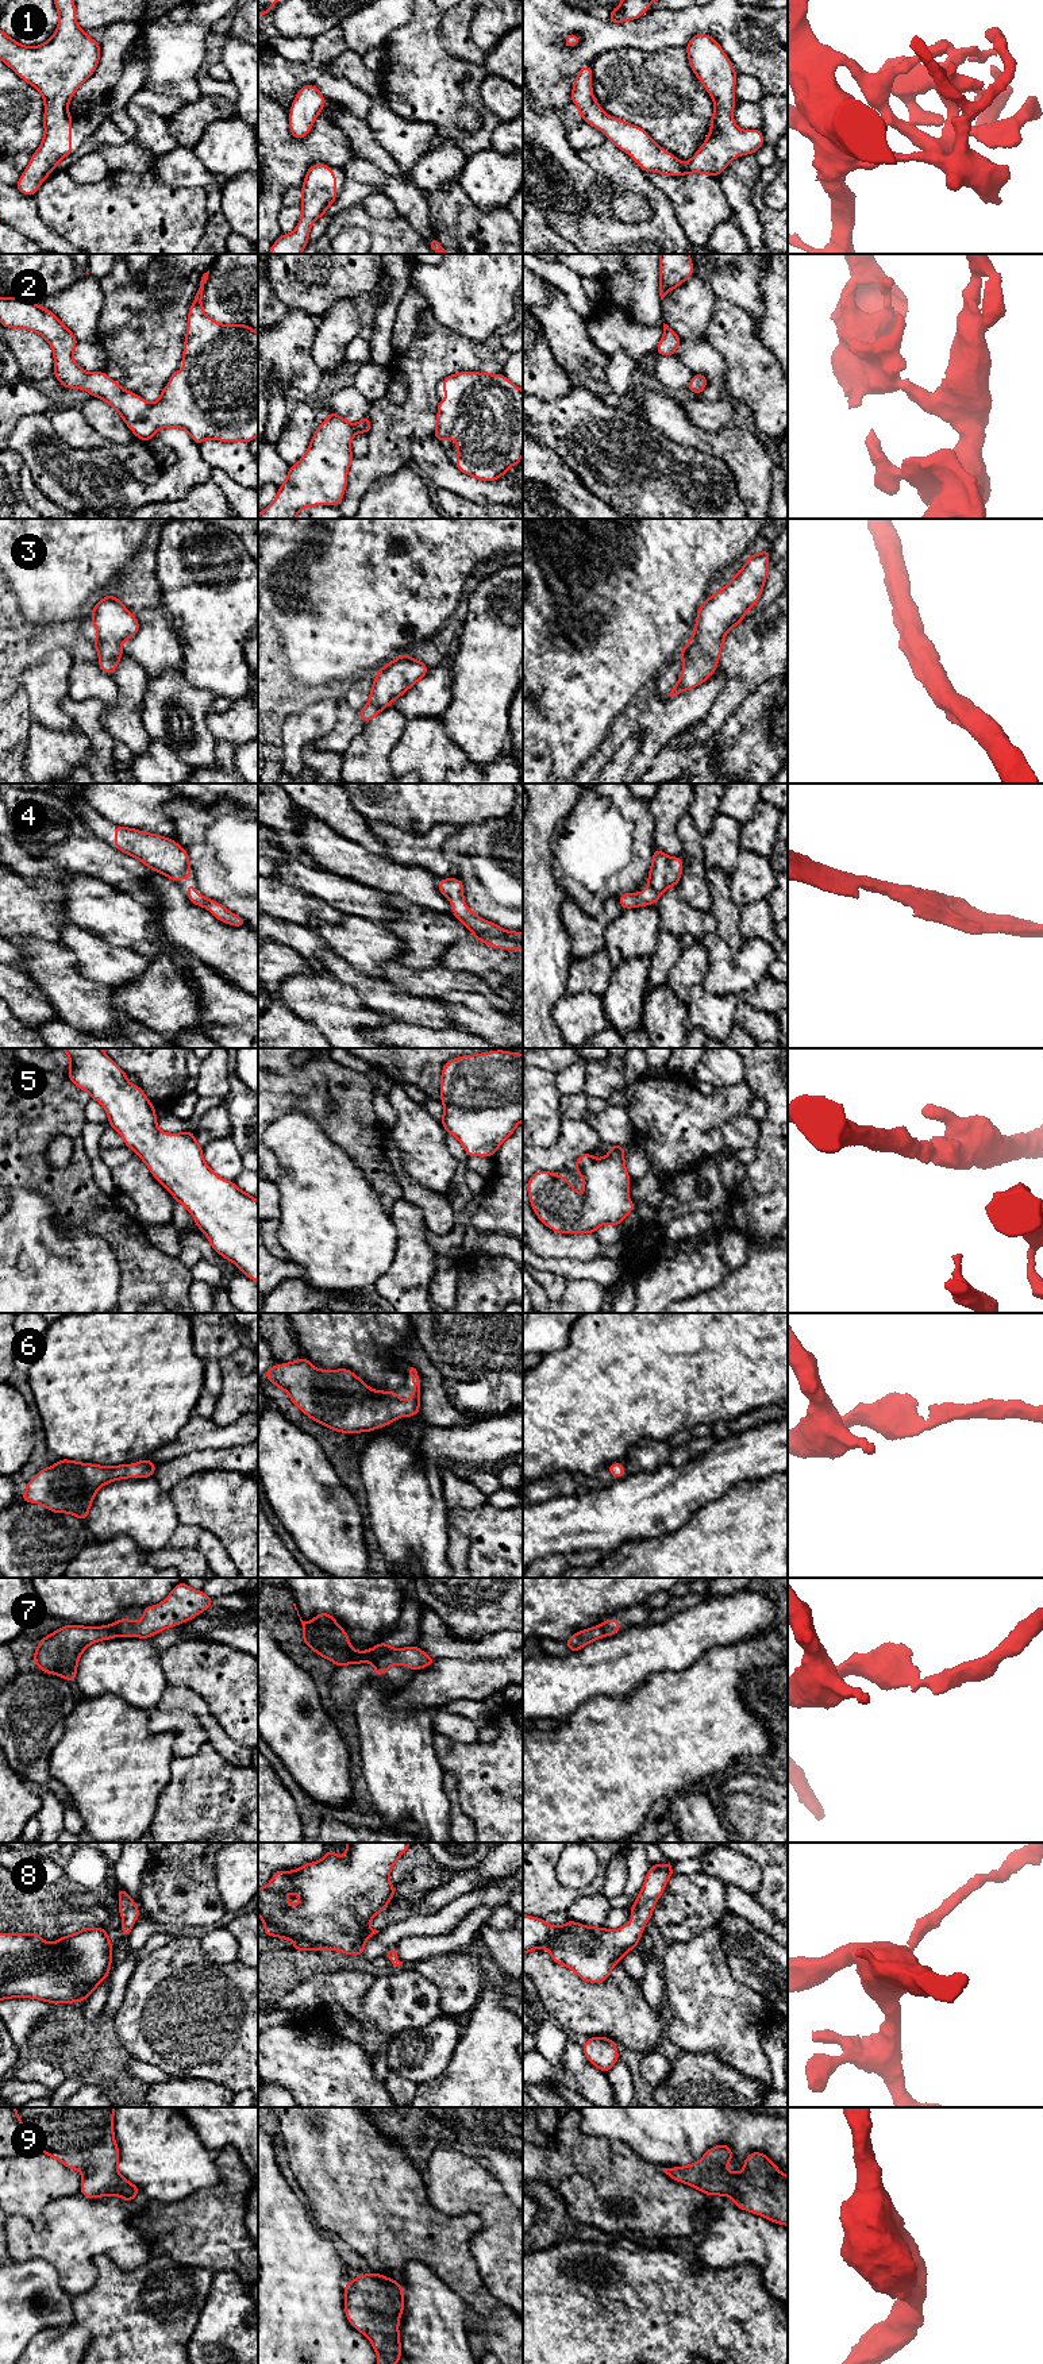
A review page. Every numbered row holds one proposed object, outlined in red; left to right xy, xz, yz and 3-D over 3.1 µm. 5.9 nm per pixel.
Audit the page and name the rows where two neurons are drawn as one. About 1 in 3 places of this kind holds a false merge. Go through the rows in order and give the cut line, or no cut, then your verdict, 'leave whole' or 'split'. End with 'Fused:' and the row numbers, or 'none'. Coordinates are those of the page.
1: cut none; leave whole
2: cut none; leave whole
3: cut none; leave whole
4: cut none; leave whole
5: cut none; leave whole
6: cut none; leave whole
7: cut xz (391, 1647), (373, 1663); split
8: cut none; leave whole
9: cut none; leave whole
Fused: 7

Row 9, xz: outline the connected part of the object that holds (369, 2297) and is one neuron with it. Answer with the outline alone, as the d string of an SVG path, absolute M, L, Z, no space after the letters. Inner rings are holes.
M376 2272L361 2273L345 2286L345 2310L350 2323L370 2340L378 2364L397 2364L401 2357L403 2286Z

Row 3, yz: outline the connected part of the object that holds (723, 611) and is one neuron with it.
M770 548L750 555L732 581L700 605L693 636L678 655L684 661L681 677L667 696L693 689L715 673L727 632L761 598L769 557Z

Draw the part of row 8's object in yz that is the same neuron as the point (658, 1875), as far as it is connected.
M669 1860L665 1866L653 1864L630 1910L634 1918L616 1930L570 1920L563 1926L550 1926L543 1918L523 1914L523 1955L547 1948L555 1963L573 1970L582 1980L604 1982L613 1965L628 1951L638 1948L643 1924L651 1920L654 1906L673 1874Z

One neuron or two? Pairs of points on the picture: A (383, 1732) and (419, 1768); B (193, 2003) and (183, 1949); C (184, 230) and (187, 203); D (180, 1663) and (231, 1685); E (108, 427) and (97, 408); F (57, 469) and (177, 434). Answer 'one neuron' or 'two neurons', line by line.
A: one neuron
B: one neuron
C: one neuron
D: one neuron
E: one neuron
F: one neuron

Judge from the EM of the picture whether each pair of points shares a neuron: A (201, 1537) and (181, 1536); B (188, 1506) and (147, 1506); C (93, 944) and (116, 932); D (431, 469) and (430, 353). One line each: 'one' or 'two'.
A: one
B: two
C: two
D: two

